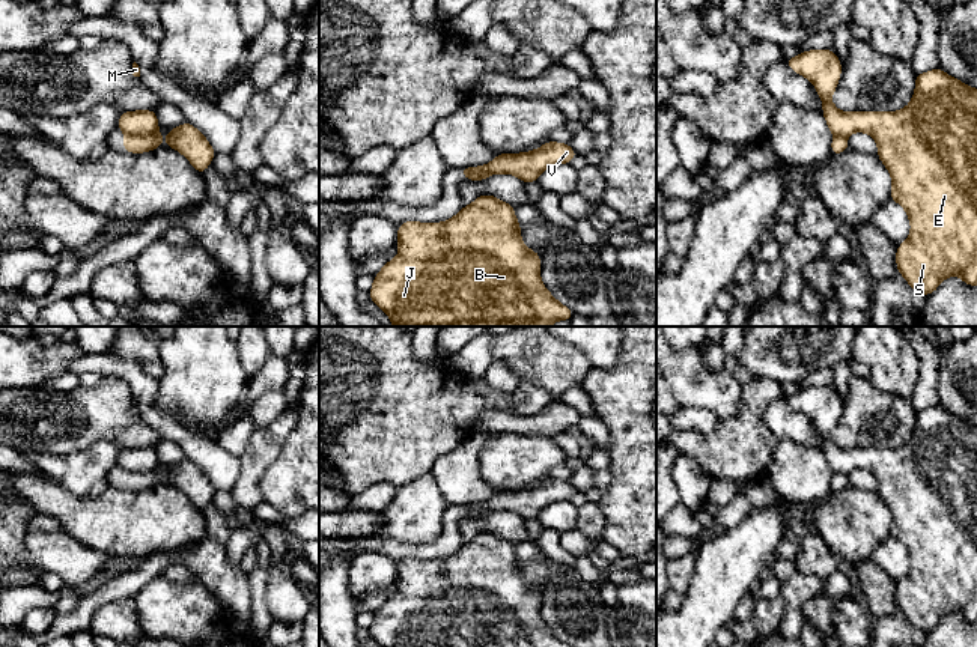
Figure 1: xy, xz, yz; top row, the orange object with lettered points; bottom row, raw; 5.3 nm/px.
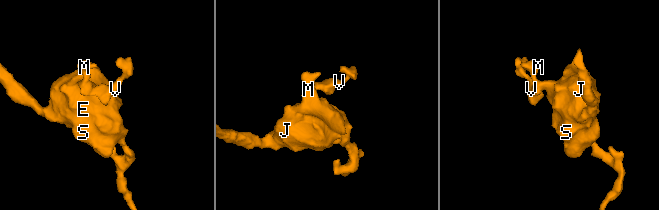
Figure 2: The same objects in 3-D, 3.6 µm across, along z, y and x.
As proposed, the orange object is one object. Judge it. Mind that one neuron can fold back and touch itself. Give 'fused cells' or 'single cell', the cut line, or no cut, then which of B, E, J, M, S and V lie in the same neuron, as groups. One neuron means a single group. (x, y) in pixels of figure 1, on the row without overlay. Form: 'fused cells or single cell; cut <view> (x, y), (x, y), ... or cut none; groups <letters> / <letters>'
fused cells; cut xy (157, 467), (140, 473), (125, 471); groups B E J M S / V

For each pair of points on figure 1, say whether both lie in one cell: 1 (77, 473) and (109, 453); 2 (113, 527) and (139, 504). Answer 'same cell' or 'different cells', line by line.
1: same cell
2: same cell

